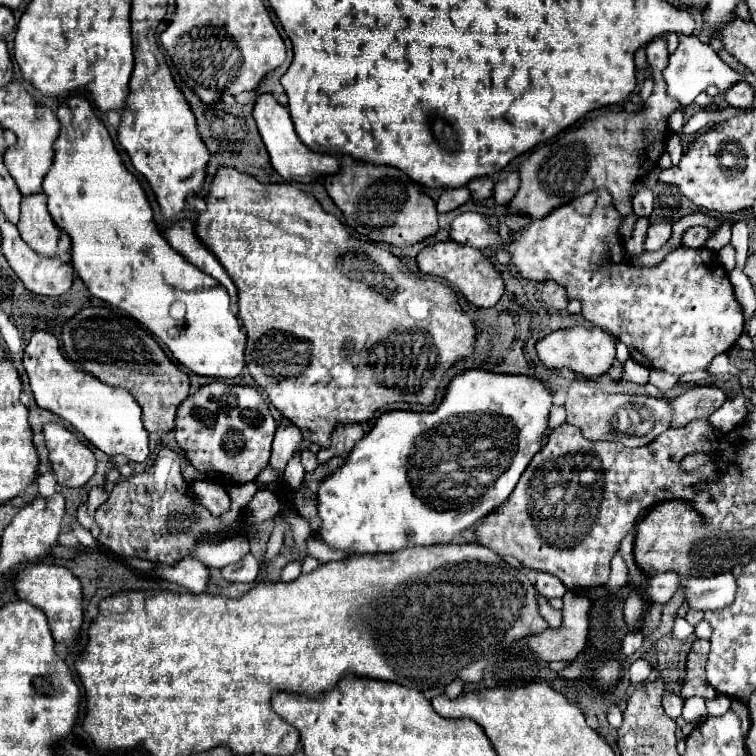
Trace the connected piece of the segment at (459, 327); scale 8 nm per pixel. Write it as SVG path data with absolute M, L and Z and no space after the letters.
M220 168L214 176L214 182L210 186L208 198L206 198L206 212L198 216L196 224L196 234L198 238L208 246L208 250L220 260L228 276L234 280L238 288L238 316L242 318L244 330L248 334L246 350L244 350L244 360L250 376L254 382L268 394L270 402L280 410L284 418L288 418L294 426L300 428L302 436L308 442L316 442L320 446L328 444L328 434L332 432L334 424L342 422L366 422L374 416L376 410L384 410L392 404L398 402L418 402L418 404L432 404L438 394L446 388L446 372L448 368L464 358L472 350L472 340L476 336L476 328L472 320L462 312L458 306L456 294L450 286L438 282L438 280L426 280L418 278L408 270L408 266L384 250L382 246L358 240L346 232L346 228L338 222L334 214L328 214L322 210L318 200L302 190L298 190L294 184L262 184L256 178L242 174L234 168Z

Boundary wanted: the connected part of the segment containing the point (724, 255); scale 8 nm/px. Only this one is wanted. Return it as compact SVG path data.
M727 244L717 254L726 270L732 270L734 268L736 265L736 250L730 244Z

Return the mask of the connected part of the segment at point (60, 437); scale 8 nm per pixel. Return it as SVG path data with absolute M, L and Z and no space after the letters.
M46 424L44 432L58 484L64 488L84 486L96 472L94 452L62 424Z

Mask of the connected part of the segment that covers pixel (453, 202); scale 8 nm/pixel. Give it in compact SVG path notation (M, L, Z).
M460 186L460 188L446 188L442 192L442 196L438 198L436 206L438 206L438 212L450 212L450 210L456 210L458 206L462 206L464 202L470 200L470 192L466 186Z

